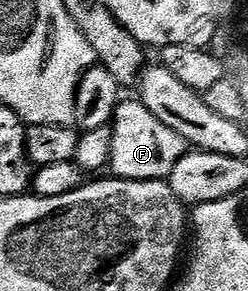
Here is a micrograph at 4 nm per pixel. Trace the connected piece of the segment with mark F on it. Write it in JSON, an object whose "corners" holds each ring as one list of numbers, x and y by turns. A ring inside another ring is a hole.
{"corners":[[139,99,122,100,114,112,111,122,113,139,111,141,111,159,108,168,114,178,123,181,160,181,168,178,169,172,183,159,187,152,187,142,183,135,171,131,167,123,159,123,151,111]]}

